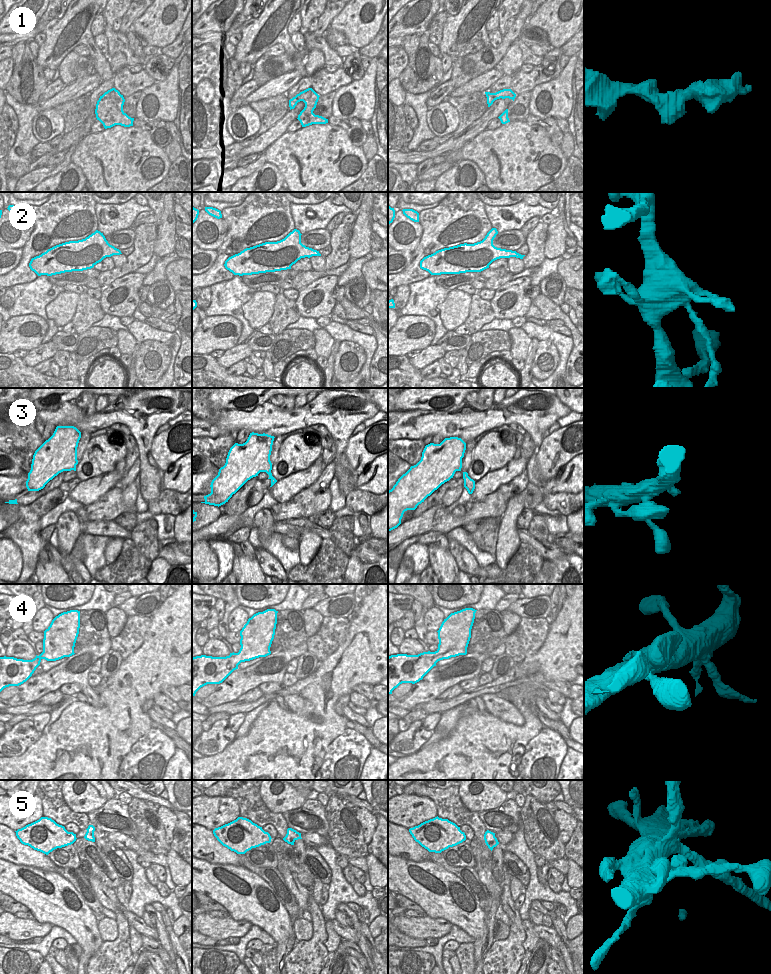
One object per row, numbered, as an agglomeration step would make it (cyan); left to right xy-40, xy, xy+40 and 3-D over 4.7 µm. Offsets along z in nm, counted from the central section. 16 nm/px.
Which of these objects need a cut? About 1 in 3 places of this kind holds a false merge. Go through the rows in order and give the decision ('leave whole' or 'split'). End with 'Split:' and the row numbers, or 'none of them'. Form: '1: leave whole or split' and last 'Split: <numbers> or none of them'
1: leave whole
2: leave whole
3: leave whole
4: leave whole
5: split
Split: 5

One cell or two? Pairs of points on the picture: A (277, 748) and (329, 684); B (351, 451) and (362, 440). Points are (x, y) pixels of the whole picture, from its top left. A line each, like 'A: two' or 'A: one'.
A: one
B: one

